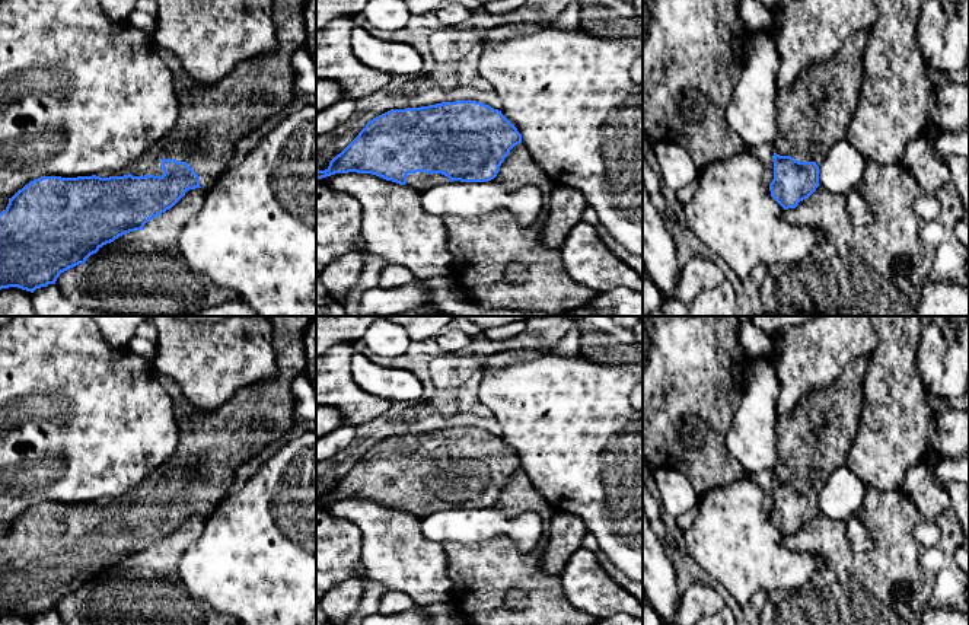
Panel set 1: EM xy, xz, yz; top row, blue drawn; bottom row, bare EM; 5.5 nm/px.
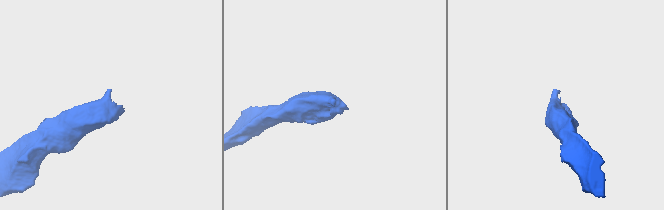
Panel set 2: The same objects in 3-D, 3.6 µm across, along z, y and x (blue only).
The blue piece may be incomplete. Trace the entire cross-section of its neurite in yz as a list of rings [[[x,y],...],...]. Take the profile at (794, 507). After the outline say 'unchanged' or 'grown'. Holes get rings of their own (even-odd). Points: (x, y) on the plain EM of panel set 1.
[[[858,357],[826,389],[803,398],[790,414],[784,414],[777,427],[778,460],[774,468],[774,506],[771,523],[784,535],[796,535],[809,524],[819,510],[819,490],[828,478],[847,465],[848,452],[857,433],[863,404],[863,383],[868,357]]]; grown

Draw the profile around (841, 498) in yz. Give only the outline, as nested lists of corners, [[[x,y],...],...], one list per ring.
[[[847,466],[838,468],[819,492],[819,510],[844,526],[858,522],[868,490]]]

